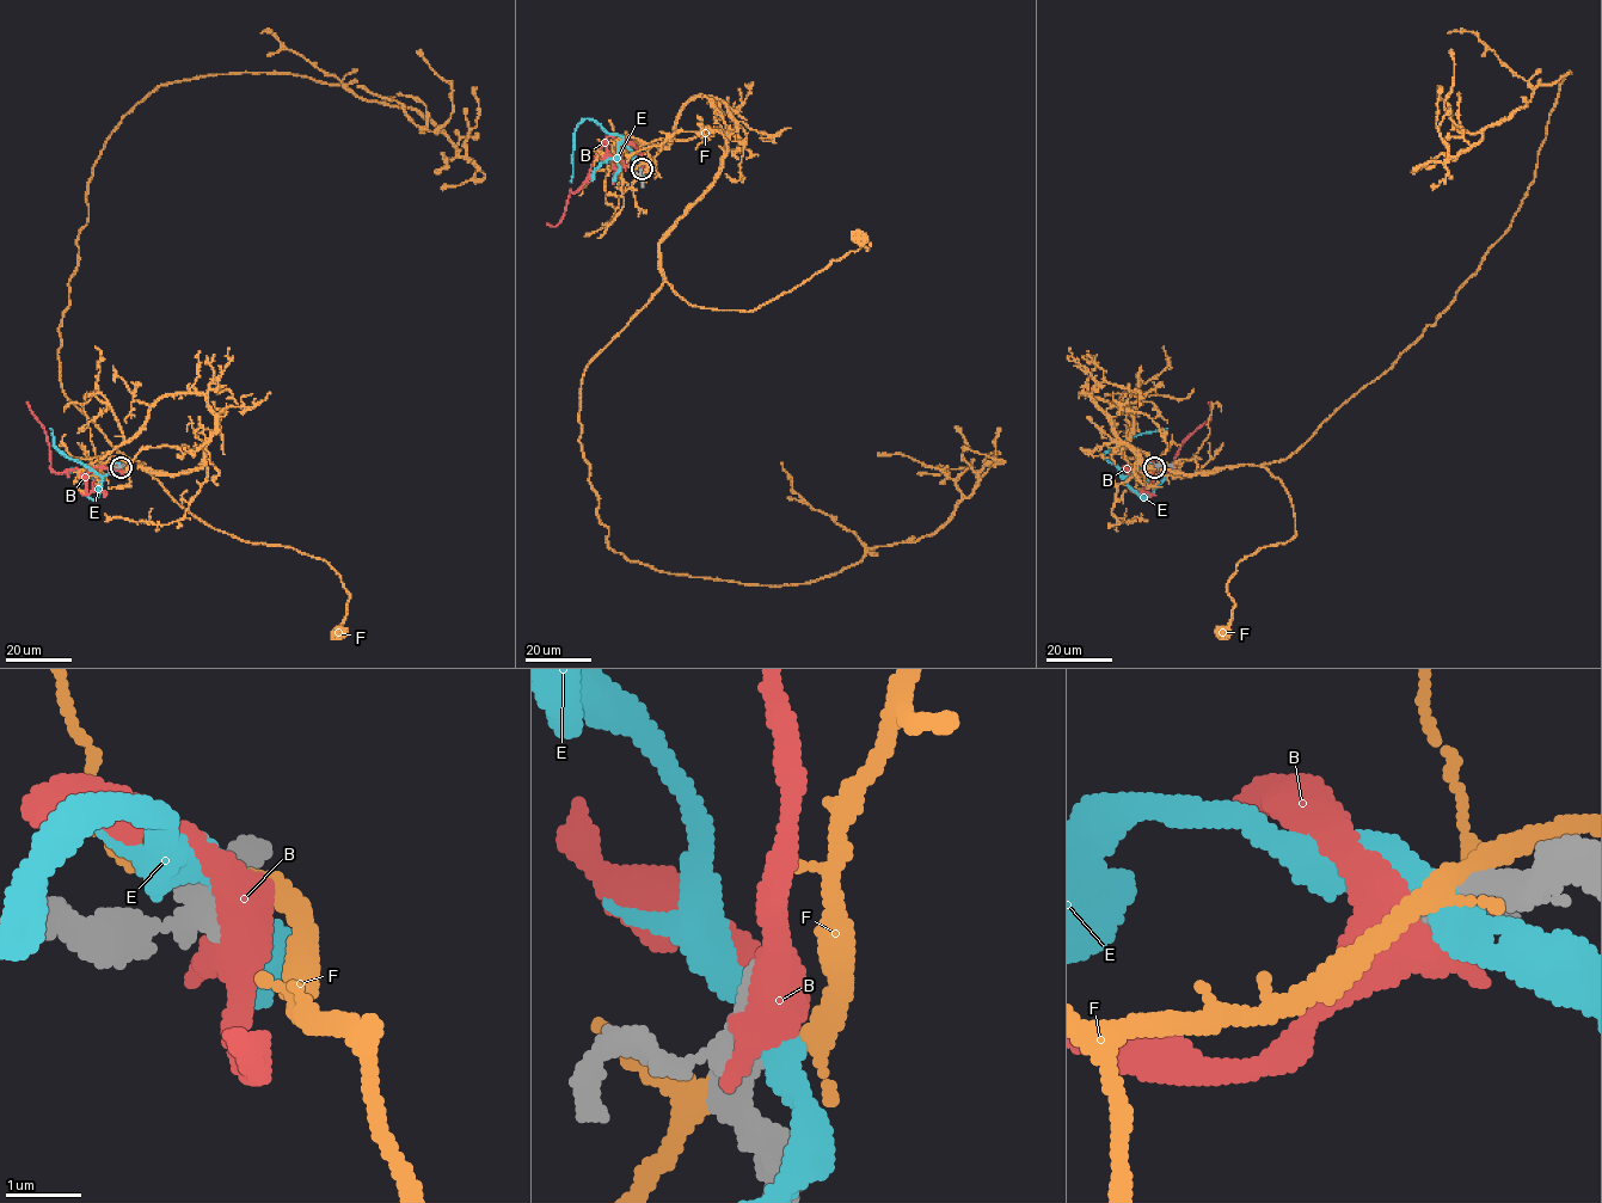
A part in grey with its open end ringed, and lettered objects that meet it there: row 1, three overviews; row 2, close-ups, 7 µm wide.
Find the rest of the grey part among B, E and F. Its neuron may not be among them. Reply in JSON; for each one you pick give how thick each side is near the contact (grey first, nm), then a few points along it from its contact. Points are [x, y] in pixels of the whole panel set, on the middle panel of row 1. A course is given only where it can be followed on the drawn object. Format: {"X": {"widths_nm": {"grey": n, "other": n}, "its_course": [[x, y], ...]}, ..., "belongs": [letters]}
{"belongs": []}

